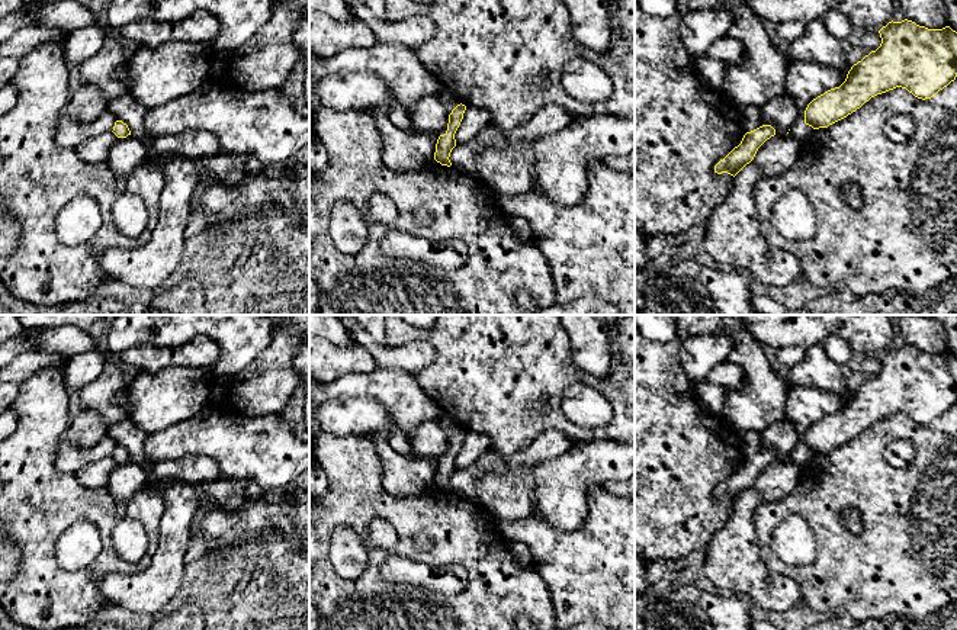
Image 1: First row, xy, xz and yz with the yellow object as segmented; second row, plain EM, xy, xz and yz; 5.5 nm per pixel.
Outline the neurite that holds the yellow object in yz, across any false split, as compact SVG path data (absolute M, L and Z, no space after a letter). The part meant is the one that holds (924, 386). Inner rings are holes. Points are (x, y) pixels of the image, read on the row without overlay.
M912 345L889 347L880 356L881 369L861 386L854 389L845 406L813 424L805 435L805 449L813 454L847 443L871 422L893 415L906 414L918 424L931 424L957 402L957 357L950 351L928 354Z

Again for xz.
M457 430L452 438L449 440L447 456L444 460L440 460L436 469L434 485L441 491L450 492L452 488L449 485L452 475L456 472L455 459L463 444L463 438L466 435L465 430Z

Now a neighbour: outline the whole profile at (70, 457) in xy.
M109 435L103 437L96 446L89 449L80 447L62 437L58 441L55 466L62 472L76 473L90 463L112 457L116 446L118 444Z

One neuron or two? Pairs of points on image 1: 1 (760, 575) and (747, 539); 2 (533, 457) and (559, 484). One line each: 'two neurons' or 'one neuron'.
1: one neuron
2: two neurons

